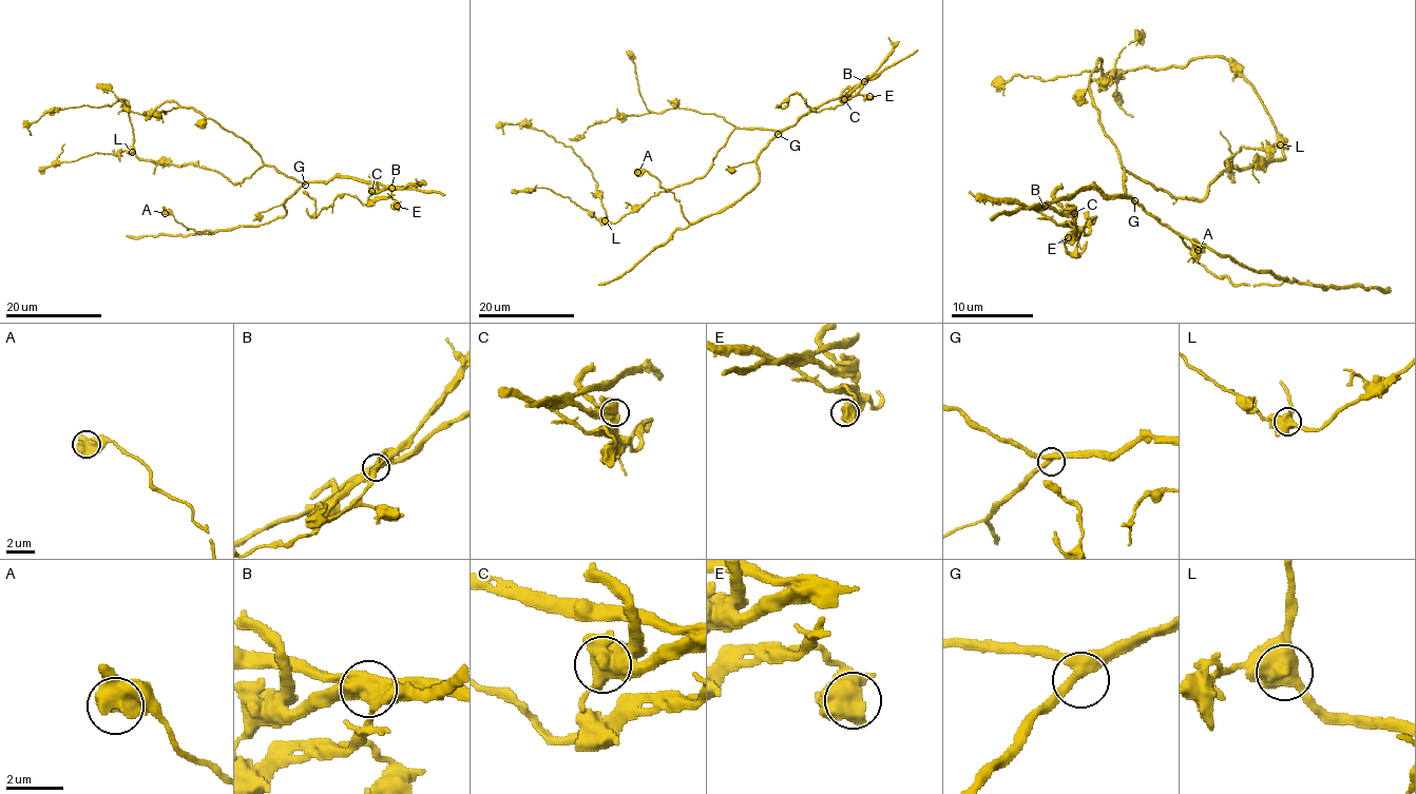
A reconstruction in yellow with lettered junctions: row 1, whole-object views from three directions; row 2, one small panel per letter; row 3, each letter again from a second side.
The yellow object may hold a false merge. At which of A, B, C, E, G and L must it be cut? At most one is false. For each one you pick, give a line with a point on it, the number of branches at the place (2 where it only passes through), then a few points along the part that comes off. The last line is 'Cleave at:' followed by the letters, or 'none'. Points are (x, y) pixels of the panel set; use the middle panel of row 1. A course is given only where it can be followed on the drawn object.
B: Place: (864, 81). Branches: 3. Course of the part to remove: (863, 81), (839, 105), (820, 112), (812, 110), (797, 93), (789, 96), (787, 104), (776, 108)
Cleave at: B

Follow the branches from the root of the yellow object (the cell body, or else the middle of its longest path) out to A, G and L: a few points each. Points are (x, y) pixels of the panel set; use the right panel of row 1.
A: (1175, 198), (1124, 170), (1124, 192), (1167, 227), (1284, 281), (1235, 285), (1214, 276), (1198, 250)
G: (1175, 198), (1124, 170), (1124, 192), (1134, 200)
L: (1175, 198), (1202, 198), (1230, 166), (1247, 168), (1280, 161), (1284, 157), (1280, 144)

